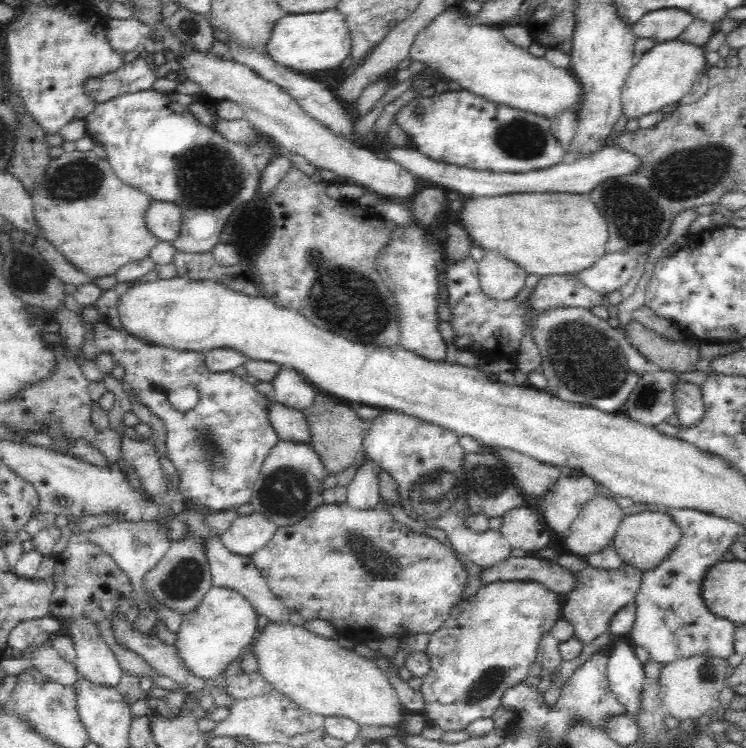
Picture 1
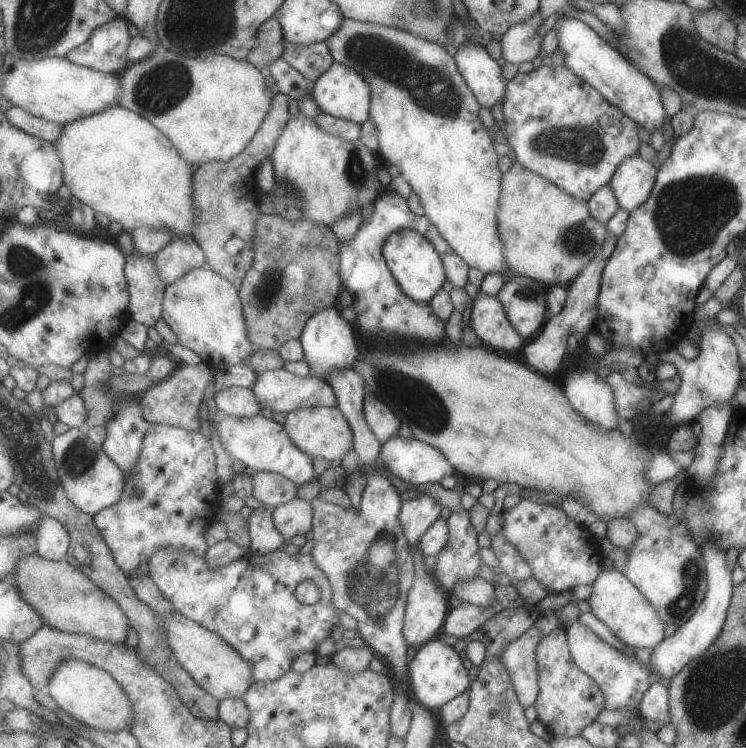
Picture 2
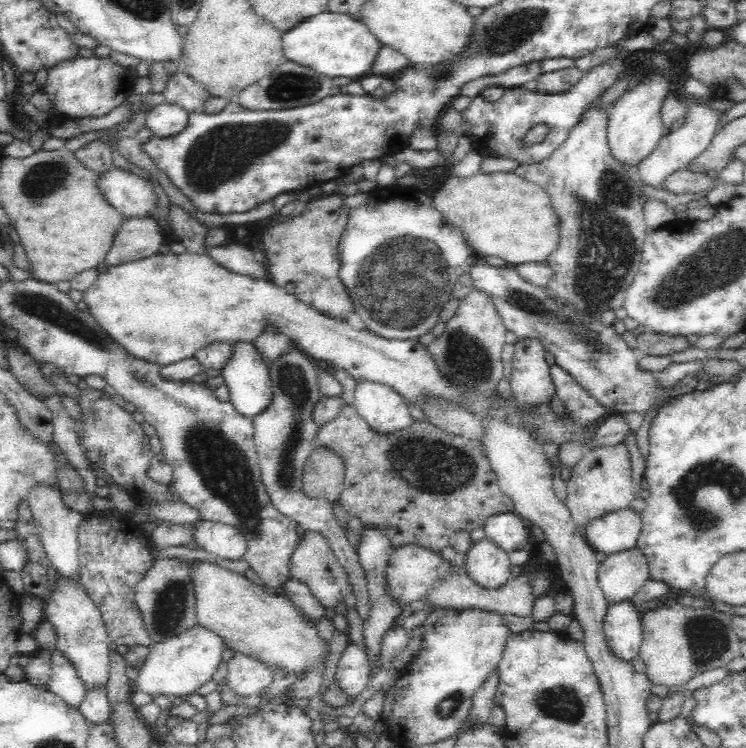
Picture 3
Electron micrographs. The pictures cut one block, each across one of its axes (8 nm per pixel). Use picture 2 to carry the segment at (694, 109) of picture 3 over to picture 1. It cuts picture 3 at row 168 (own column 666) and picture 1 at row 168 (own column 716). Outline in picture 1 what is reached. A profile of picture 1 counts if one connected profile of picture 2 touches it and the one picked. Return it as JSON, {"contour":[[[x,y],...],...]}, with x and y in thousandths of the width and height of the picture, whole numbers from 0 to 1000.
{"contour":[[[818,194],[802,198],[799,203],[791,203],[788,209],[780,209],[777,213],[765,215],[755,214],[731,226],[701,231],[639,229],[625,223],[584,217],[566,207],[560,199],[554,199],[552,197],[523,197],[520,209],[532,218],[536,218],[547,230],[555,233],[555,235],[576,241],[576,243],[584,243],[590,249],[598,249],[597,254],[611,254],[617,261],[625,261],[627,265],[720,257],[786,259],[796,249],[804,246],[804,243],[810,243],[812,238],[828,238],[828,235],[845,233],[845,230],[850,230],[858,222],[858,218],[855,218],[858,210],[835,202],[831,197],[819,197]]]}

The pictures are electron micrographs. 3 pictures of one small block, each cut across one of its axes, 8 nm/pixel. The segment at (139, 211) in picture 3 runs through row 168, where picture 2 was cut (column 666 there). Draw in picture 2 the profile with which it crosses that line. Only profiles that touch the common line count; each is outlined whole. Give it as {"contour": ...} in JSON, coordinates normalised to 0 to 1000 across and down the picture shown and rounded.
{"contour":[[[752,21],[743,36],[747,41],[748,63],[757,71],[753,84],[790,115],[802,120],[819,140],[839,152],[854,168],[870,179],[887,175],[897,155],[885,131],[878,111],[857,96],[832,71],[803,49],[787,32],[765,23]]]}

